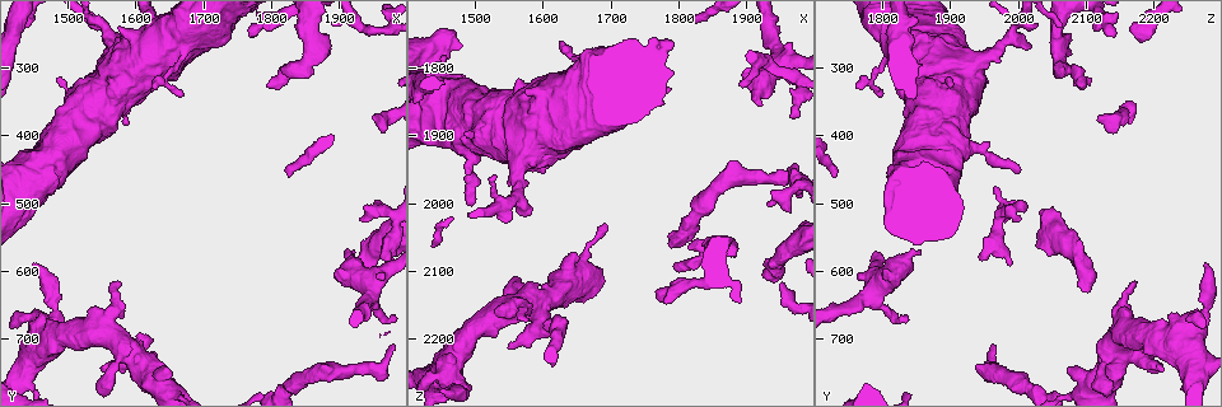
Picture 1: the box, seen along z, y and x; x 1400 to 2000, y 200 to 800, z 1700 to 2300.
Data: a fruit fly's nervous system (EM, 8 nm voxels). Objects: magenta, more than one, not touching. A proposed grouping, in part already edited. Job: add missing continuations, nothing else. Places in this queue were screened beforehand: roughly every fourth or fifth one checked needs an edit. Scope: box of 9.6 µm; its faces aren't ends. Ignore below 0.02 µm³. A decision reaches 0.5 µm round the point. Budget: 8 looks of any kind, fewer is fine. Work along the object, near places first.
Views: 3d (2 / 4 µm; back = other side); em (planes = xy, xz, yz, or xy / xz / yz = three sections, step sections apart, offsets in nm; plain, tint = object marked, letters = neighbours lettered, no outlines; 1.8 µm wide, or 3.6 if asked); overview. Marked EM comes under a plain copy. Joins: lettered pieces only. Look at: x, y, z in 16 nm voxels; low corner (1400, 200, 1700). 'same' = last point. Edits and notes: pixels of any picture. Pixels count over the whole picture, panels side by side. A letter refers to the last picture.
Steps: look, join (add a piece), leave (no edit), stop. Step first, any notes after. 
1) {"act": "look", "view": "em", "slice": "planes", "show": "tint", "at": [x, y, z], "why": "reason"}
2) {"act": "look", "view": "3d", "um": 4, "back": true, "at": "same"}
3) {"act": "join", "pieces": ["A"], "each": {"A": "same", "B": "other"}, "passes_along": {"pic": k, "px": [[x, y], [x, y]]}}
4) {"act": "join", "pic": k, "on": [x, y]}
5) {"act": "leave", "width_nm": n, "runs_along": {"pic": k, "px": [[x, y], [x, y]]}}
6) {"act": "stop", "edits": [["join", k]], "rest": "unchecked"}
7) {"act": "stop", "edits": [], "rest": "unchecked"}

{"act": "look", "view": "em", "slice": "xy", "step": 8, "show": "tint", "at": [1950, 375, 2125], "why": "end of a long branch"}

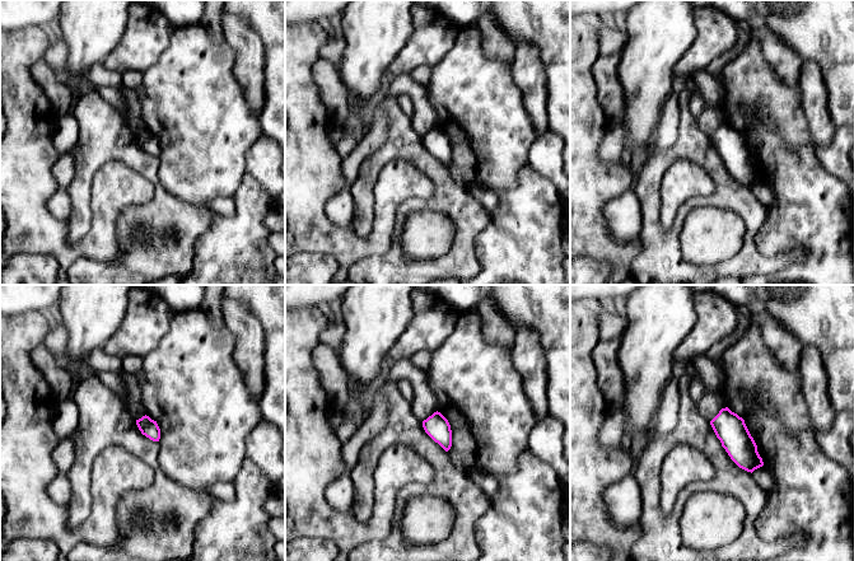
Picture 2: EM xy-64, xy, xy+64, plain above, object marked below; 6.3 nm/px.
{"act": "look", "view": "em", "slice": "planes", "show": "letters", "at": "same", "why": "another direction"}

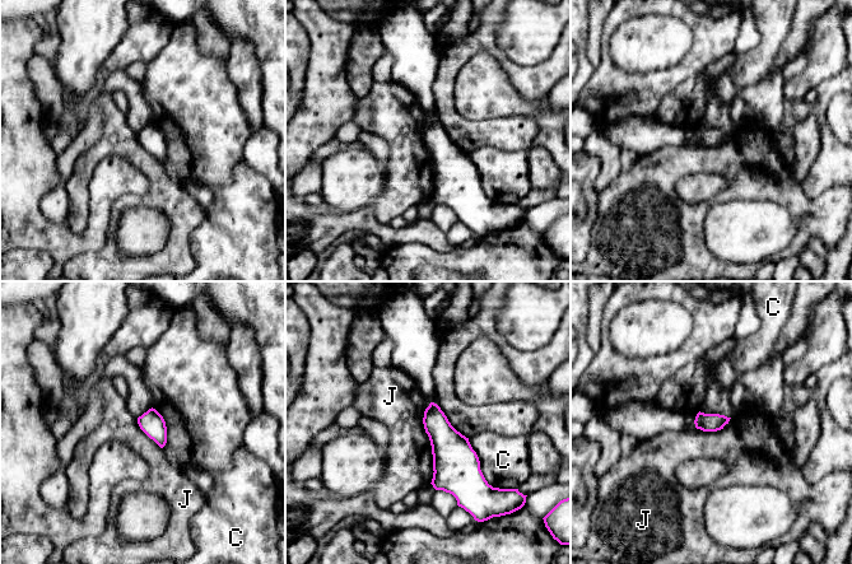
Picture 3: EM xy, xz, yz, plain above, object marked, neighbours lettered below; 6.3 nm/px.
{"act": "leave", "each": {"C": "other", "J": "other"}, "border": {"pic": 3, "px": [[431, 402], [423, 418], [429, 483]]}, "found": "no lettered piece goes on from it"}

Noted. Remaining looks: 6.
{"act": "look", "view": "em", "slice": "xy", "step": 8, "show": "tint", "at": [1795, 325, 2095], "why": "branch stops here"}

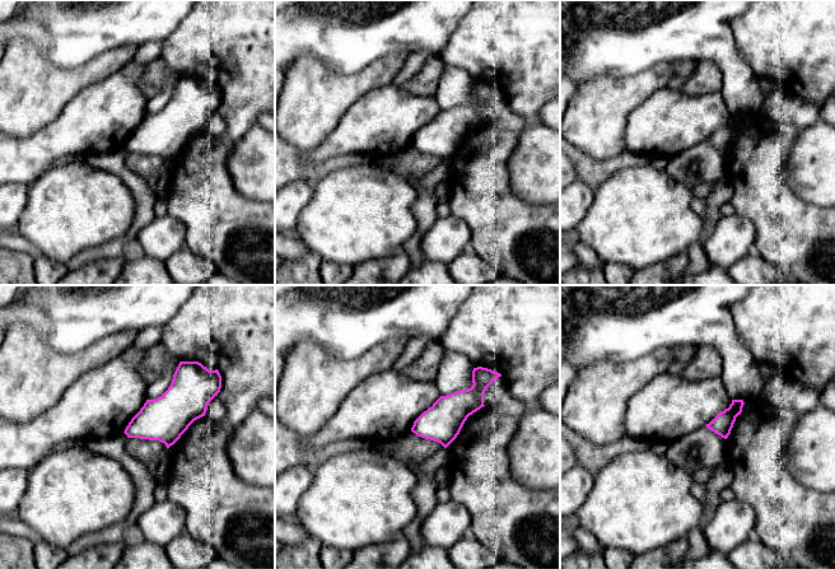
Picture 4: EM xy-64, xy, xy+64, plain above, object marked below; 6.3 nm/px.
{"act": "look", "view": "em", "slice": "xz", "step": 16, "show": "letters", "at": "same", "why": "cut it another way"}

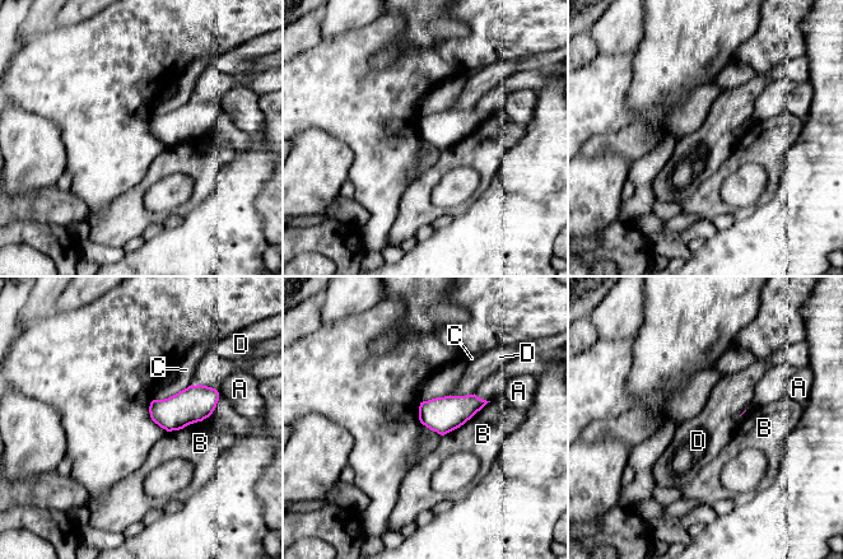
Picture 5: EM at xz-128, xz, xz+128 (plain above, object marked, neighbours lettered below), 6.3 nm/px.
{"act": "leave", "longest_contact_nm": ["B", 380], "each": {"A": "other", "B": "other", "C": "other", "D": "other"}, "found": "none of them fits"}

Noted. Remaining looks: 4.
{"act": "look", "view": "em", "slice": "planes", "show": "letters", "at": [1930, 525, 2000], "why": "free end"}

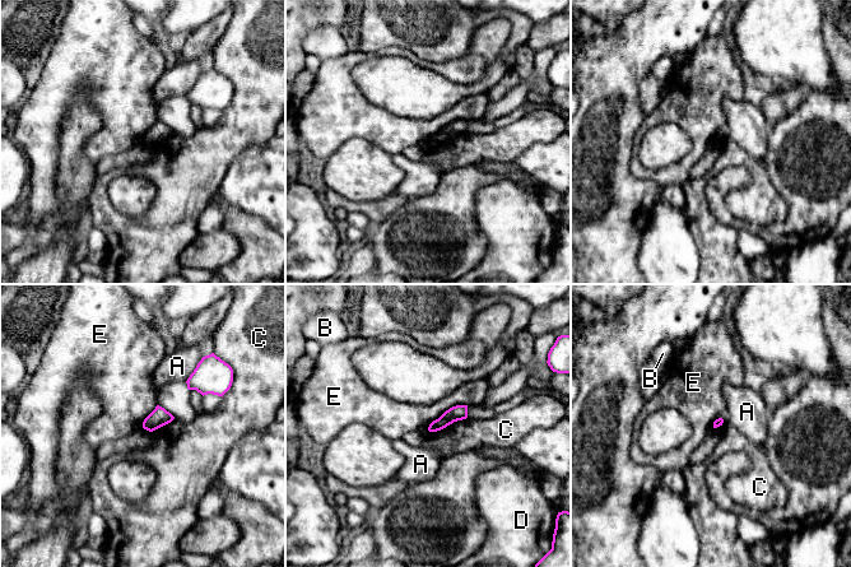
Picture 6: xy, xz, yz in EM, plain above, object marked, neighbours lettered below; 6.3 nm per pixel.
{"act": "leave", "each": {"A": "other", "B": "other", "C": "other", "D": "other", "E": "other"}, "found": "no lettered piece goes on from it"}

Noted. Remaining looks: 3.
{"act": "stop", "edits": [], "rest": "unchecked"}

